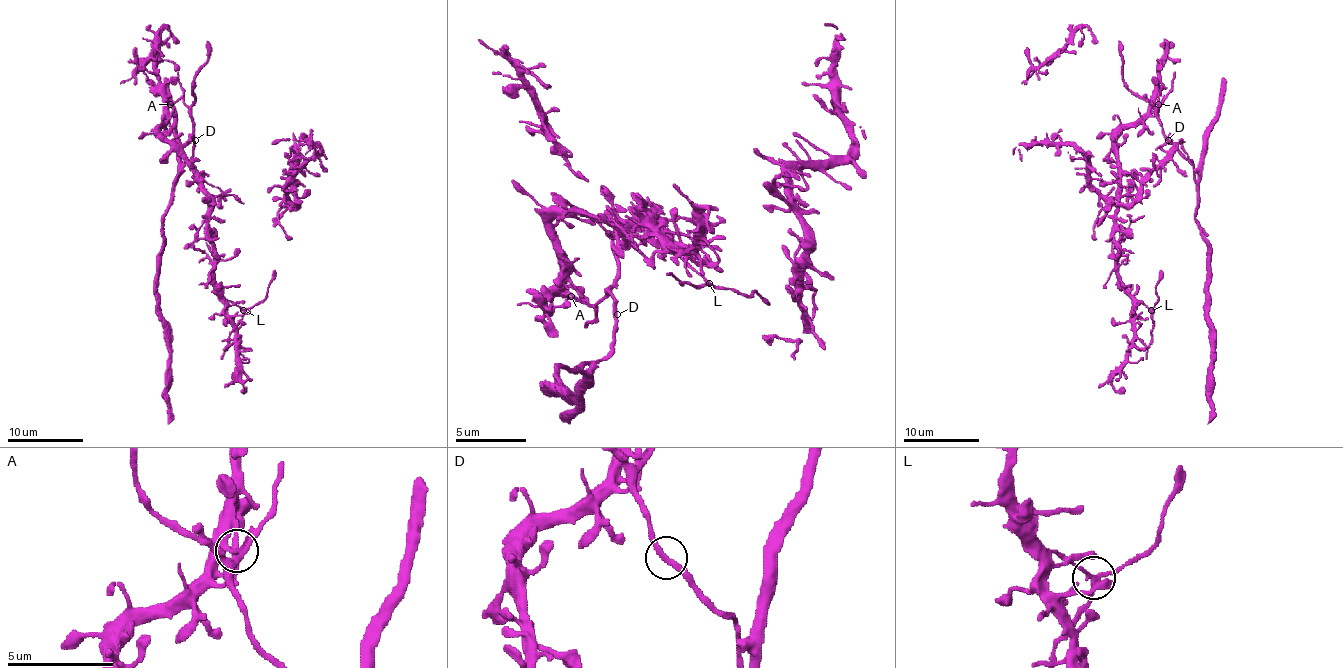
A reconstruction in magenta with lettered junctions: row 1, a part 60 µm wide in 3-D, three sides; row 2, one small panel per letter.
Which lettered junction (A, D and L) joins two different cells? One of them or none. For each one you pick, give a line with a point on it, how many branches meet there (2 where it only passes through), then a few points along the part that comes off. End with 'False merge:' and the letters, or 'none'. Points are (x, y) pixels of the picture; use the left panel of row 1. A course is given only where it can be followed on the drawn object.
L: Place: (243, 310). Branches: 3. Course of the part to remove: (244, 310), (221, 360)
False merge: L

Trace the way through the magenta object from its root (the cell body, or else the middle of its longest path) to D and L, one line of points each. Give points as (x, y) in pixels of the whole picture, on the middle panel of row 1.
D: (568, 289), (585, 304), (596, 304), (607, 293), (614, 300), (614, 311), (617, 314)
L: (568, 289), (553, 229), (553, 222), (564, 215), (621, 222), (642, 222), (646, 215), (710, 282)

